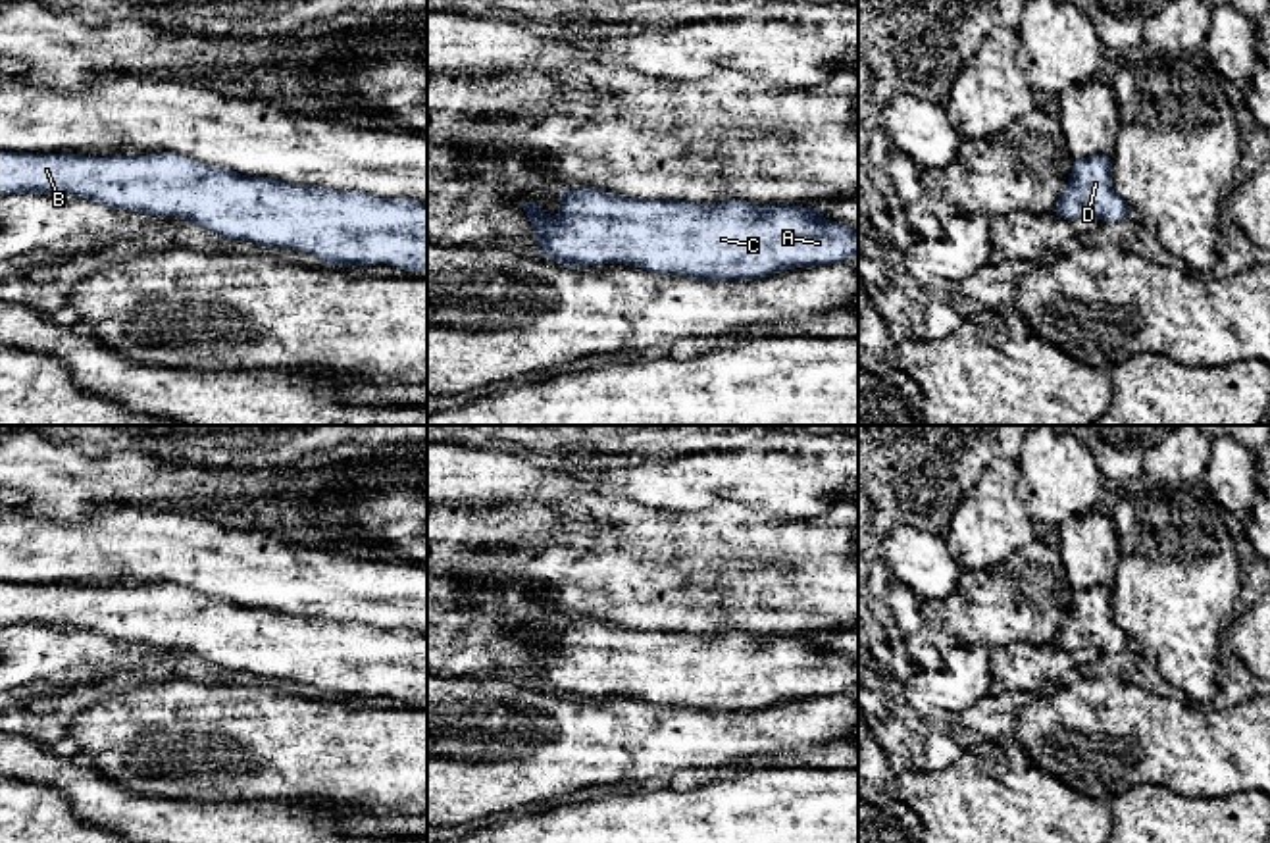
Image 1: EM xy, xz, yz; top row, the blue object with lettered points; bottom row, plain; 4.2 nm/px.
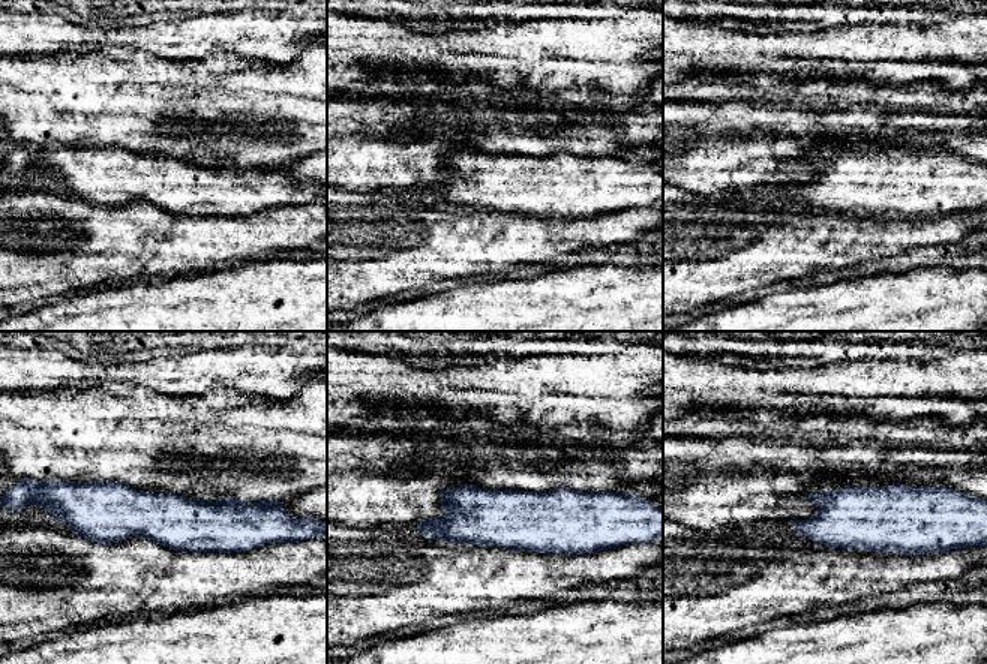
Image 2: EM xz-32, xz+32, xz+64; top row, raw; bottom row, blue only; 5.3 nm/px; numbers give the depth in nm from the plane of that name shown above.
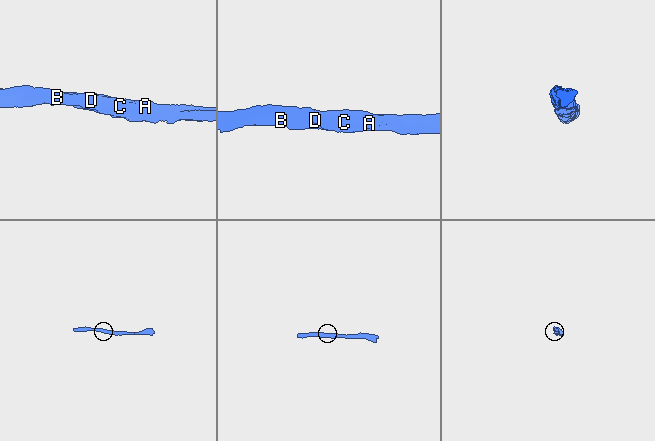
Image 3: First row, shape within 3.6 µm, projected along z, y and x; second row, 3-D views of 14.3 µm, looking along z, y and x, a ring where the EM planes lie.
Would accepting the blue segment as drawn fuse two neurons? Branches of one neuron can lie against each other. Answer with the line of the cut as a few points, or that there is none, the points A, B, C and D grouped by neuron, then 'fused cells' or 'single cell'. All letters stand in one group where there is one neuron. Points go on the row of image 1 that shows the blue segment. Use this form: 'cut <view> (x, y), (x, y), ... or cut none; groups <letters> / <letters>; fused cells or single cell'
cut none; groups A B C D; single cell

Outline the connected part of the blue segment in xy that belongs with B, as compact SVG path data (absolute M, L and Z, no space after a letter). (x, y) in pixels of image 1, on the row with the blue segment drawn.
M0 150L0 196L6 194L75 196L114 210L181 217L227 241L292 248L327 266L389 264L408 273L427 271L427 204L241 175L181 154L98 158Z

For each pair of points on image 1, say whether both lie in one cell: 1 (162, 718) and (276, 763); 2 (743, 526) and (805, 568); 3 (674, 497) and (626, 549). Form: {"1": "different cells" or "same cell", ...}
{"1": "same cell", "2": "same cell", "3": "different cells"}

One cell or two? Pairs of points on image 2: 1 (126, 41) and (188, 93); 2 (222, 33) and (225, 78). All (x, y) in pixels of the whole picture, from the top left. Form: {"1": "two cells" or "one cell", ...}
{"1": "two cells", "2": "two cells"}

